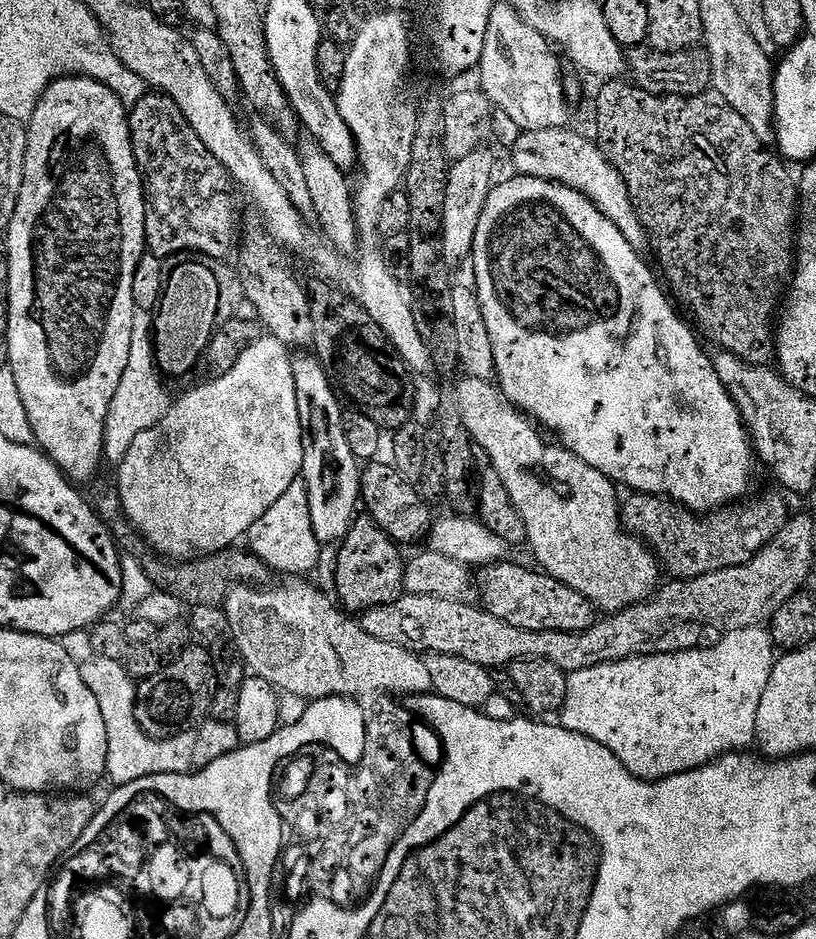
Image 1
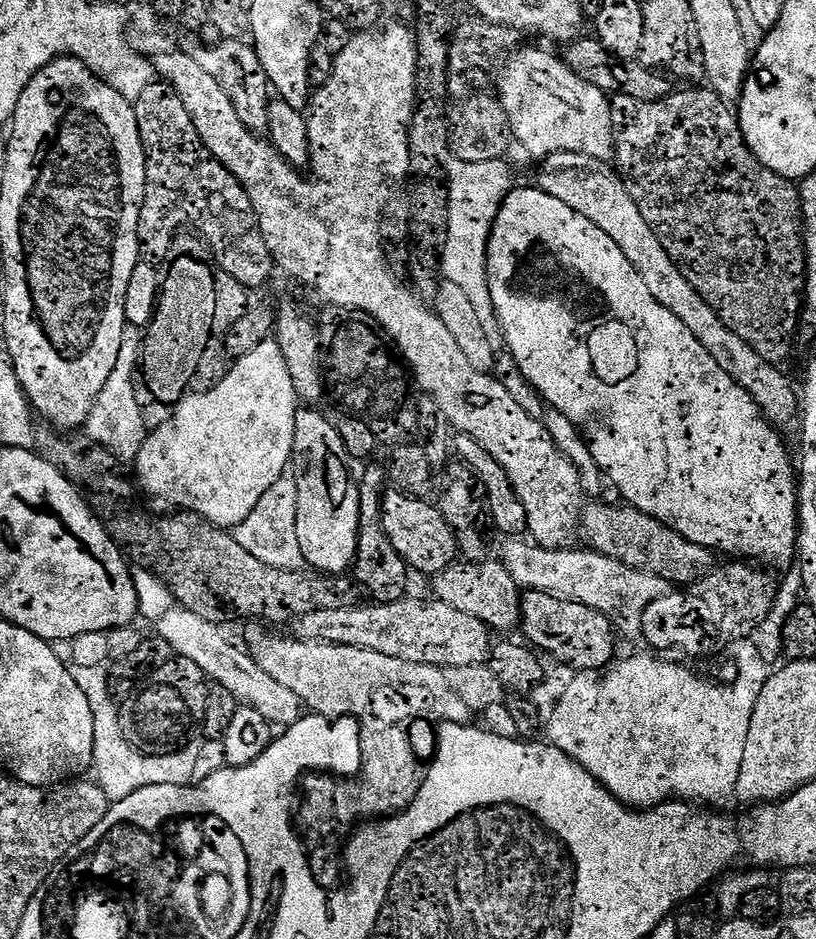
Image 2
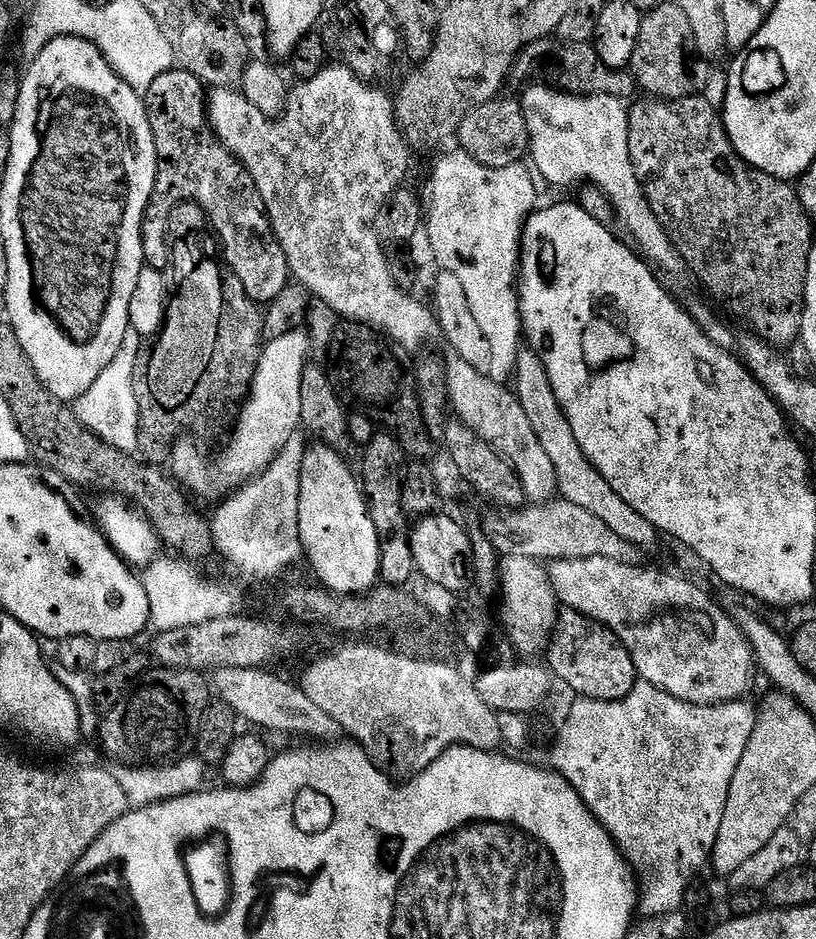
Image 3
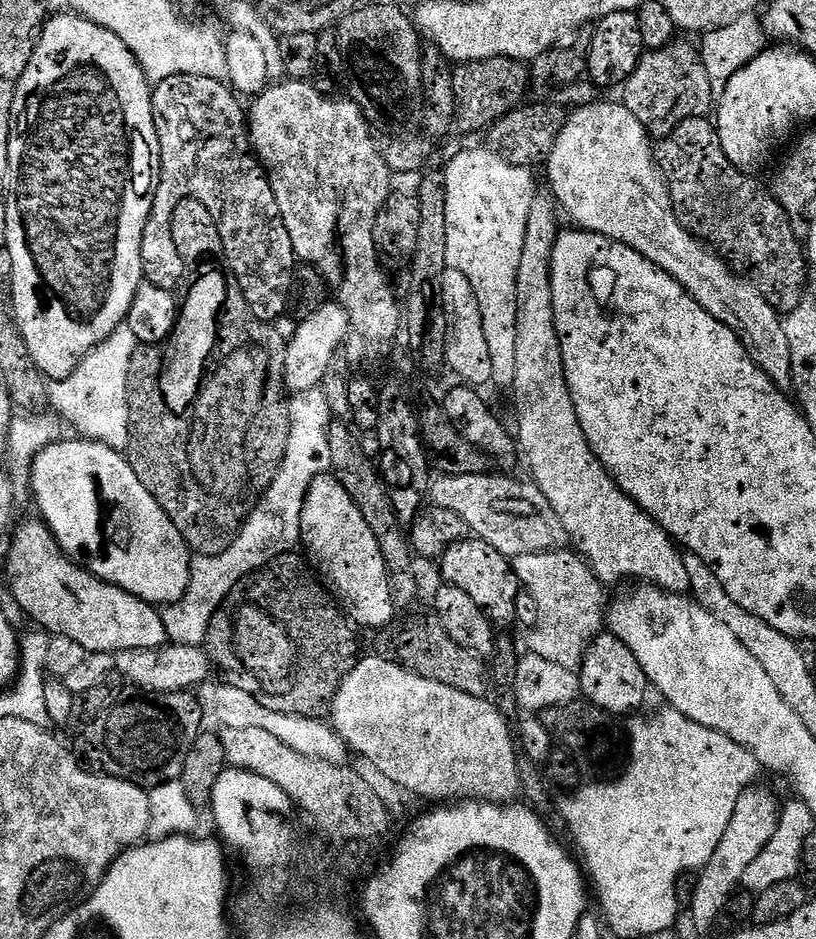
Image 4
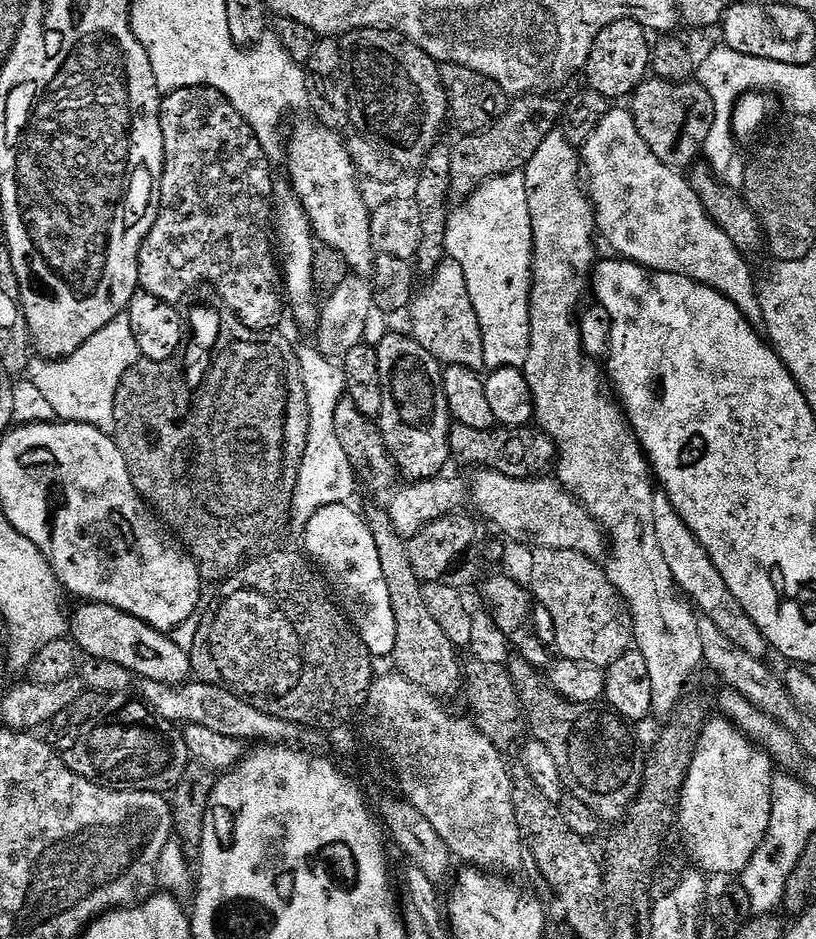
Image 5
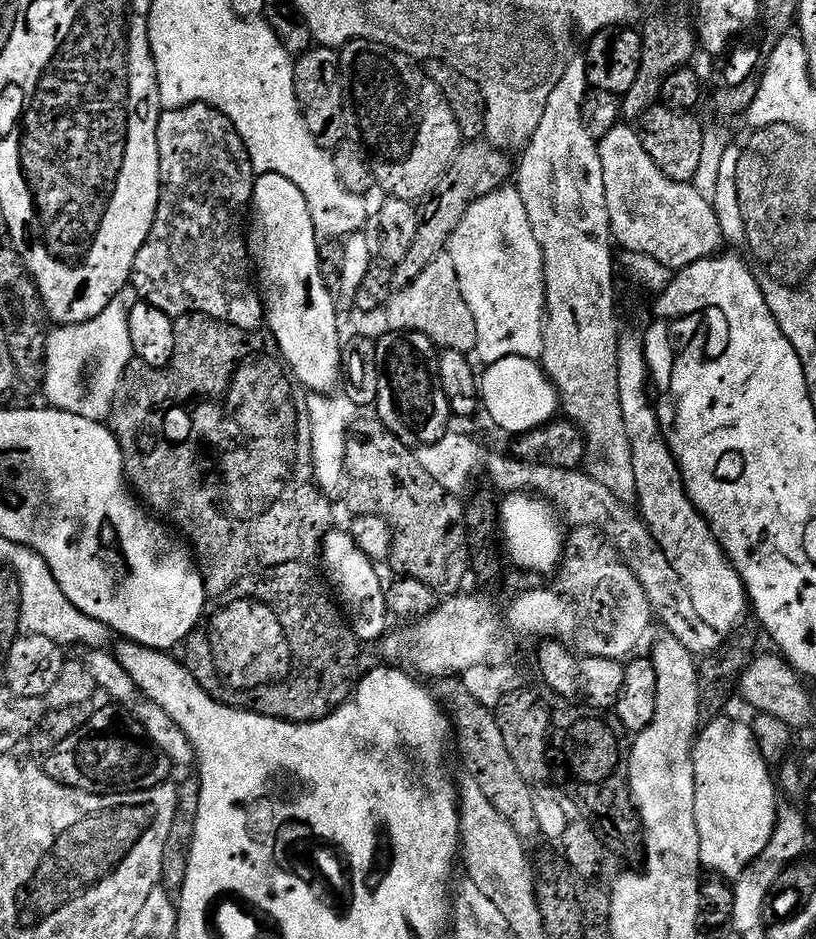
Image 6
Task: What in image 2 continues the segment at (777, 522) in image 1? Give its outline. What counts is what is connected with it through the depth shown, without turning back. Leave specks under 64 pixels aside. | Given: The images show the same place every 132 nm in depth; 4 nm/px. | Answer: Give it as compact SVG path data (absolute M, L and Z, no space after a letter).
M600 502L585 503L584 513L580 515L579 531L588 539L586 544L592 551L616 559L636 571L658 575L673 586L692 586L713 571L716 558L708 548L682 538L676 531L634 507L611 508L608 504L596 503Z

